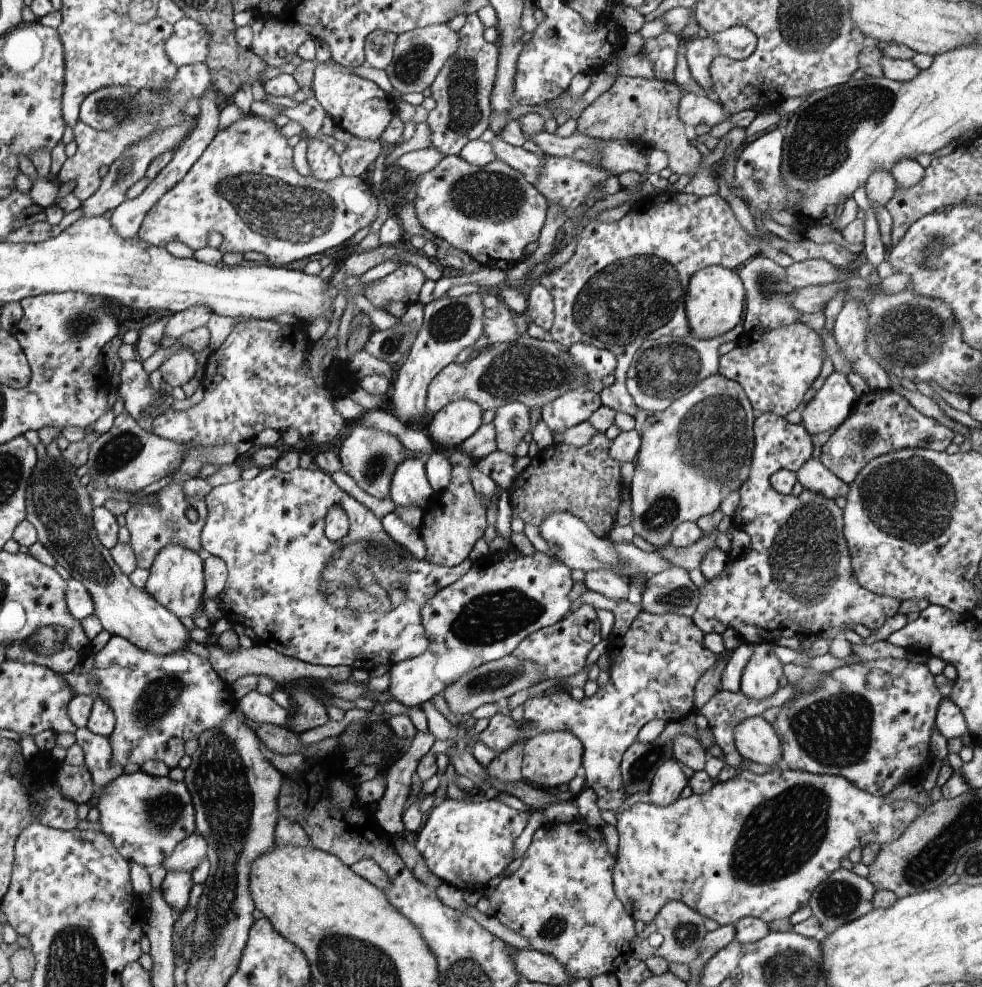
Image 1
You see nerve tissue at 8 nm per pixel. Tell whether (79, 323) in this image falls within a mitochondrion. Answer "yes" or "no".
yes

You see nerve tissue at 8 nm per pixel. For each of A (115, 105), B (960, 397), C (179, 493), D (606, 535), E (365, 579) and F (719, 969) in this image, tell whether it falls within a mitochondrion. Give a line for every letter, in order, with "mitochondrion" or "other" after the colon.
A: mitochondrion
B: other
C: other
D: other
E: mitochondrion
F: other

